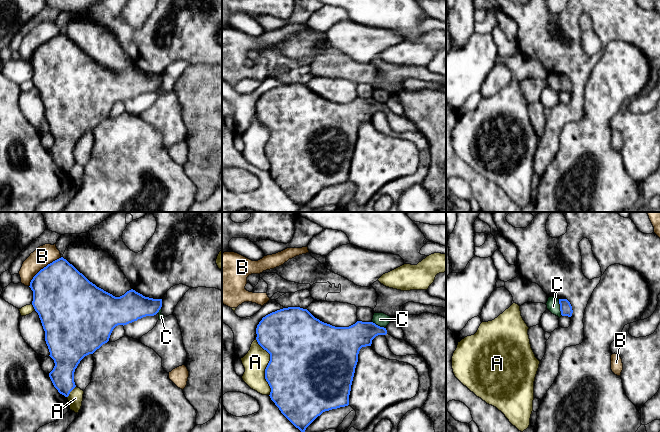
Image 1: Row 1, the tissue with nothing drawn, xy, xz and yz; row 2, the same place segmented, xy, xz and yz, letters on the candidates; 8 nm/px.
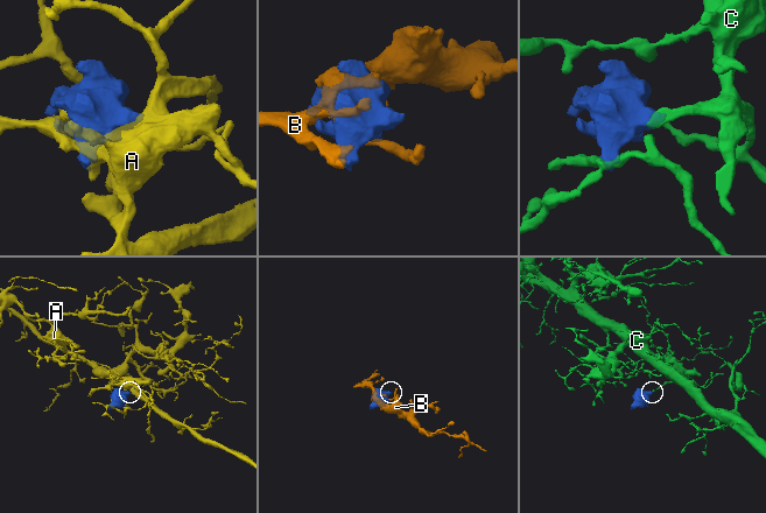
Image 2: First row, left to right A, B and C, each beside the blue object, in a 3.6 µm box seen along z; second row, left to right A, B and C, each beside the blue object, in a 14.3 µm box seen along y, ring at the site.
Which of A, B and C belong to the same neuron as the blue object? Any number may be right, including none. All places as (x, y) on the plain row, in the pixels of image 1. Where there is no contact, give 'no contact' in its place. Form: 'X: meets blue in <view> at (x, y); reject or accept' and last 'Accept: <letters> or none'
A: meets blue in xz at (267, 141); reject
B: meets blue in xy at (43, 44); reject
C: meets blue in yz at (560, 83); reject
Accept: none

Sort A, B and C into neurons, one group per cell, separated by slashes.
A / B / C

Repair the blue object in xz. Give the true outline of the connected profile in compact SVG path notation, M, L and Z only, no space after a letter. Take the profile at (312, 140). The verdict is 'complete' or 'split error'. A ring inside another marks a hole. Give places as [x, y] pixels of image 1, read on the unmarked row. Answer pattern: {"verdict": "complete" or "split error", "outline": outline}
{"verdict": "complete", "outline": "M288 83L272 88L259 98L256 104L258 120L270 130L265 145L265 155L271 168L270 174L281 189L302 209L323 188L349 181L351 161L362 123L371 122L378 111L387 106L373 98L357 97L349 103L335 103L315 94L307 85Z"}

